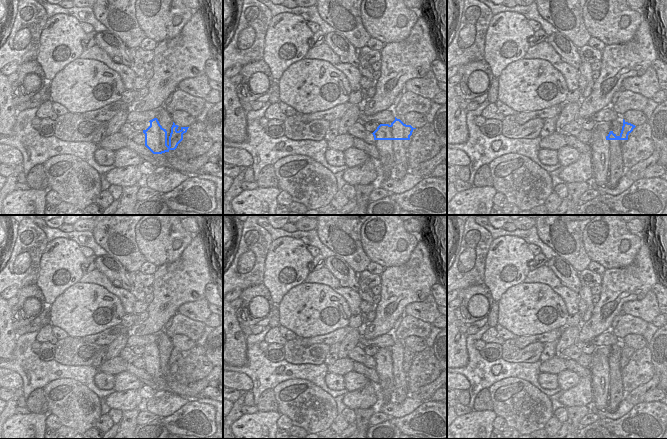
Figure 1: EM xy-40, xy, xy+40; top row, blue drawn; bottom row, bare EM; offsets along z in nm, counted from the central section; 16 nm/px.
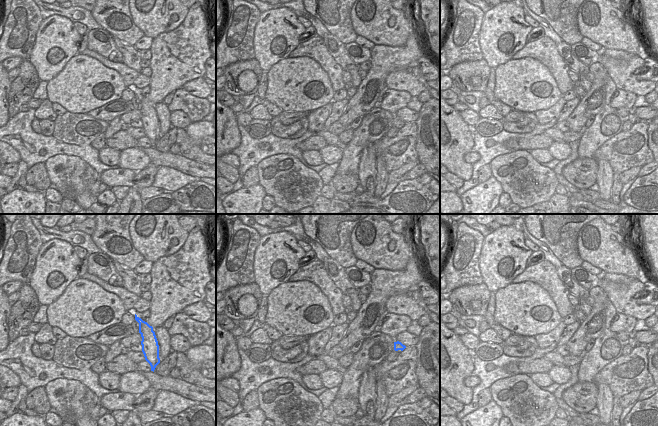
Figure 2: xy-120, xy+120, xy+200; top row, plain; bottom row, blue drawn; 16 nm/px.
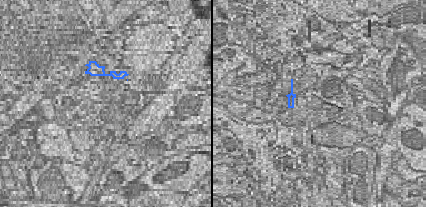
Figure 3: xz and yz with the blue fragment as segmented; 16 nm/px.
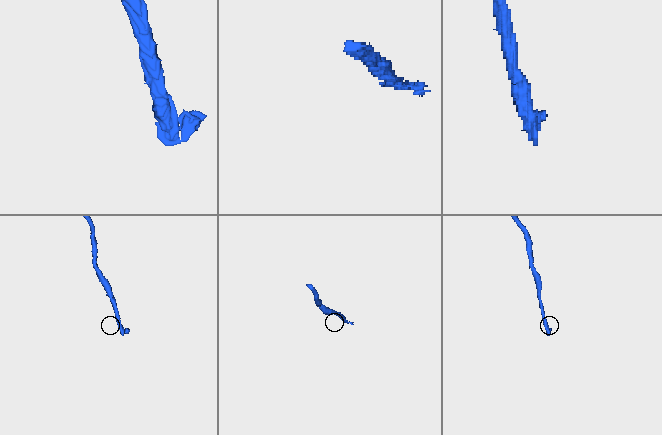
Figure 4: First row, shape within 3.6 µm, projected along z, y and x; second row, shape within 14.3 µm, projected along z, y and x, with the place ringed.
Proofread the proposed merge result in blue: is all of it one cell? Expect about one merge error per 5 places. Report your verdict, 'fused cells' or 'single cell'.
single cell

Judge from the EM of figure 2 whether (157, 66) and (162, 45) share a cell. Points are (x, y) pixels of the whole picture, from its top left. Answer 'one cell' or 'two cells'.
one cell

